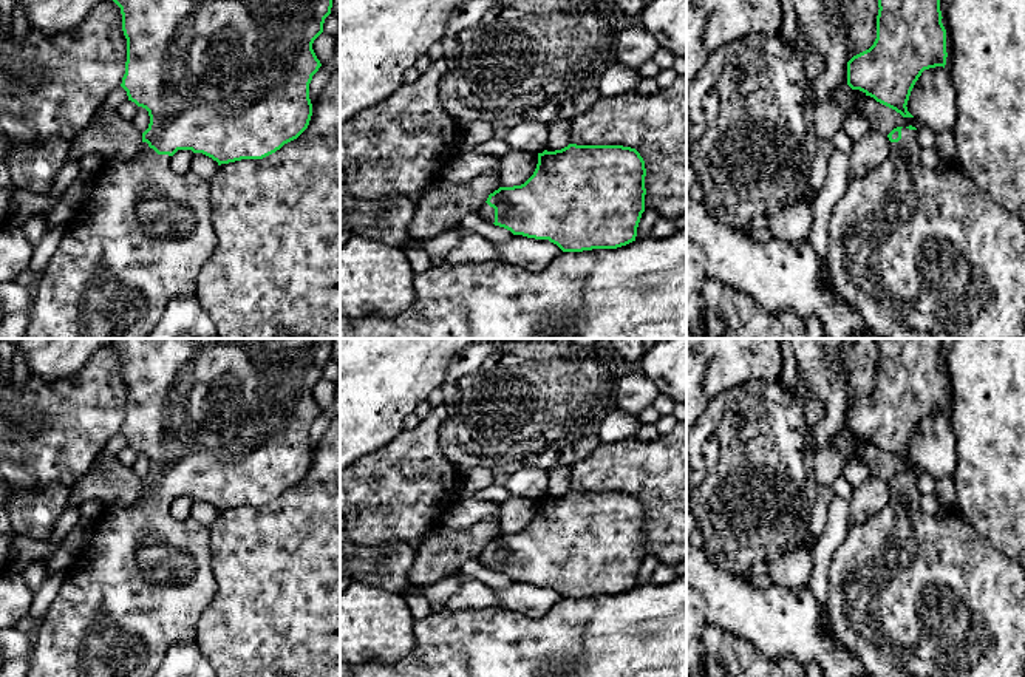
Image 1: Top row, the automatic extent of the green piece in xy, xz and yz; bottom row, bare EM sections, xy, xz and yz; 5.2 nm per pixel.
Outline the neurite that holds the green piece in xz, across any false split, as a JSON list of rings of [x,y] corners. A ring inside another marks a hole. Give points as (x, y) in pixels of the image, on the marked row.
[[[577,145],[538,153],[533,175],[521,185],[499,187],[478,215],[513,235],[549,240],[563,252],[617,249],[635,241],[645,212],[645,161],[623,145]]]

